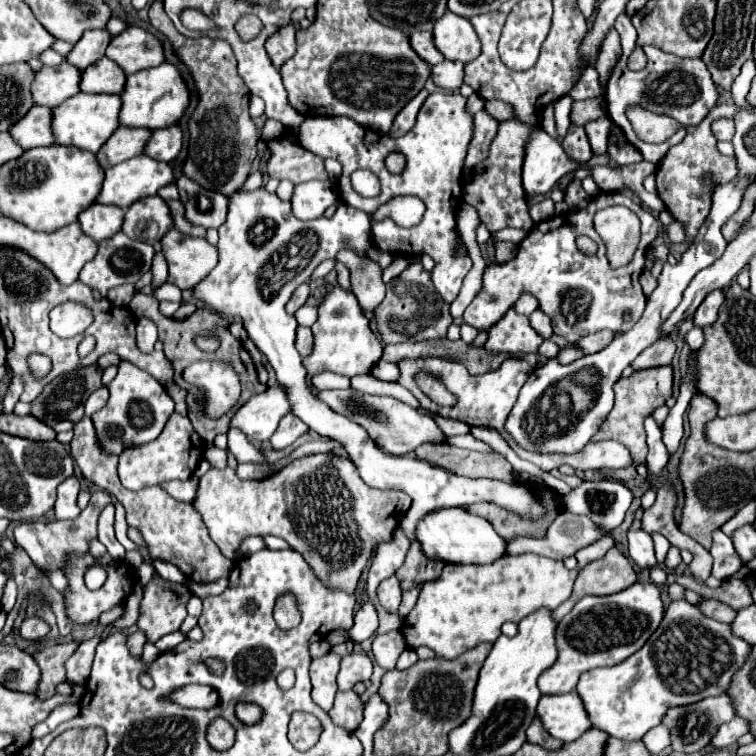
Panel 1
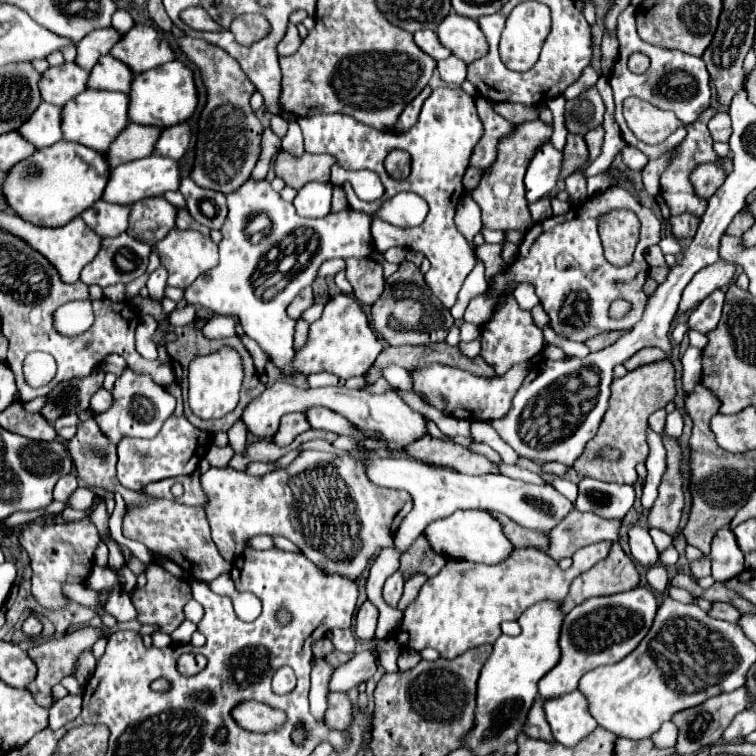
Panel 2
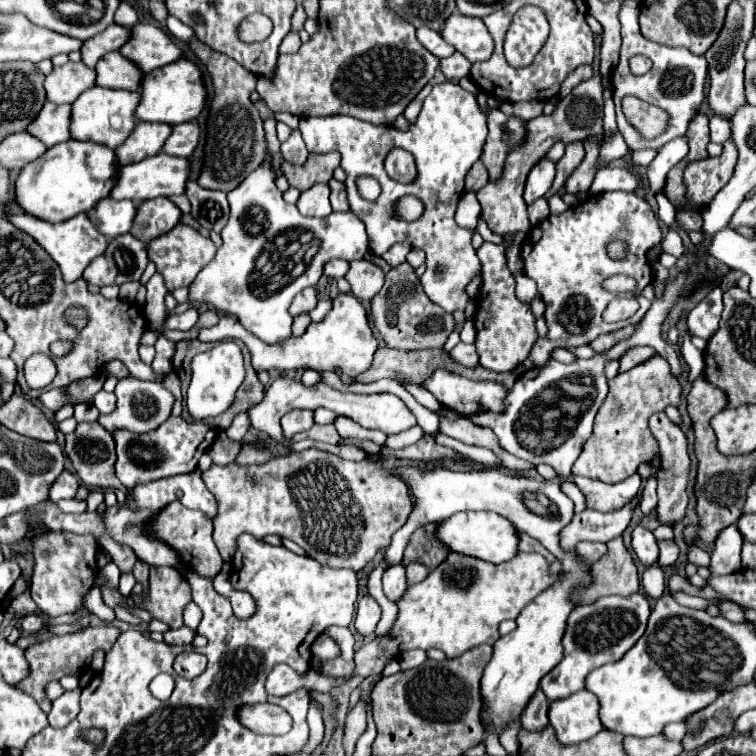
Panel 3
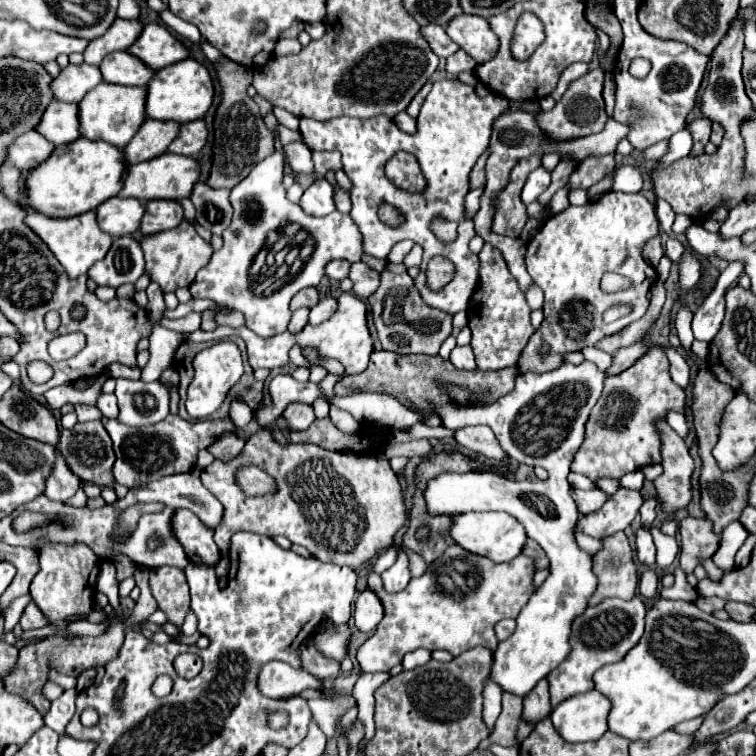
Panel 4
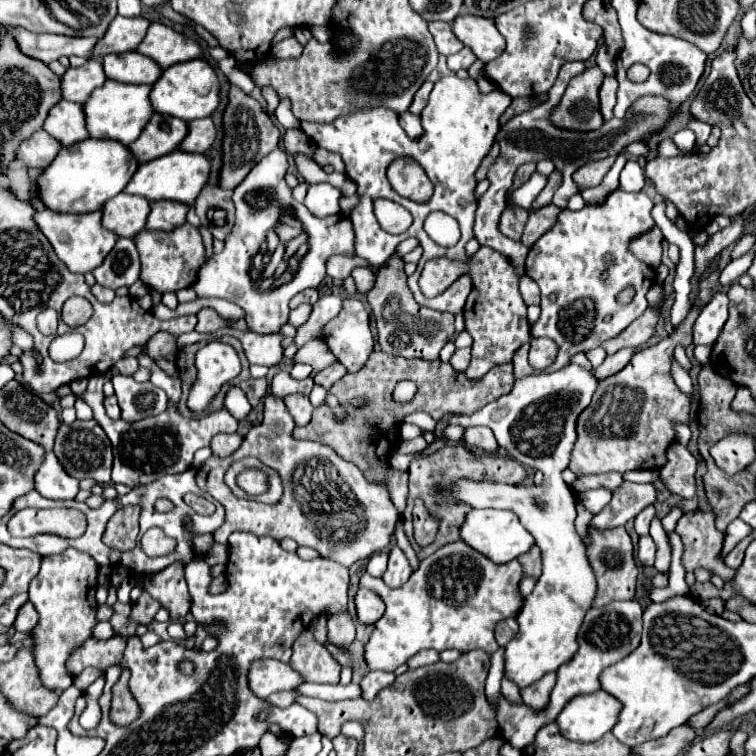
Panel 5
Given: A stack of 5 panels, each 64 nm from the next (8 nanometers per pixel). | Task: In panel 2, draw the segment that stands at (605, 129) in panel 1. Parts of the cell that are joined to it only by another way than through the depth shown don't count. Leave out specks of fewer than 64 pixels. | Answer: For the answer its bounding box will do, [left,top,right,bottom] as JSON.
[584,128,604,160]

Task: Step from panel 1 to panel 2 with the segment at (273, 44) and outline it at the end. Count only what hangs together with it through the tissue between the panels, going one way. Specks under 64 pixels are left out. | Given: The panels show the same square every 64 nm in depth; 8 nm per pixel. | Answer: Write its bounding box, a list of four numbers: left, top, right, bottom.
[276,24,300,58]

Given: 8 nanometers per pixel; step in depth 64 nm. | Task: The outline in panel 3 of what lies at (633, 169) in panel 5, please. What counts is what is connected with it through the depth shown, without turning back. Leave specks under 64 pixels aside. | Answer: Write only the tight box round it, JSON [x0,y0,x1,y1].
[590,168,638,194]

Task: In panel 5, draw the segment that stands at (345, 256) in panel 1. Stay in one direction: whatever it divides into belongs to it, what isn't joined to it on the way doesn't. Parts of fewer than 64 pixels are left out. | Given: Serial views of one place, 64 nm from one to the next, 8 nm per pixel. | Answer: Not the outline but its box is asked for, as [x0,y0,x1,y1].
[352,266,376,294]

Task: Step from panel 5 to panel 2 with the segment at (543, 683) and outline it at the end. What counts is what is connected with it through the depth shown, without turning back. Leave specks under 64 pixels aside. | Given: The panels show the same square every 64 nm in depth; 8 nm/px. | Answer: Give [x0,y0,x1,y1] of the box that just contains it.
[524,698,556,744]

